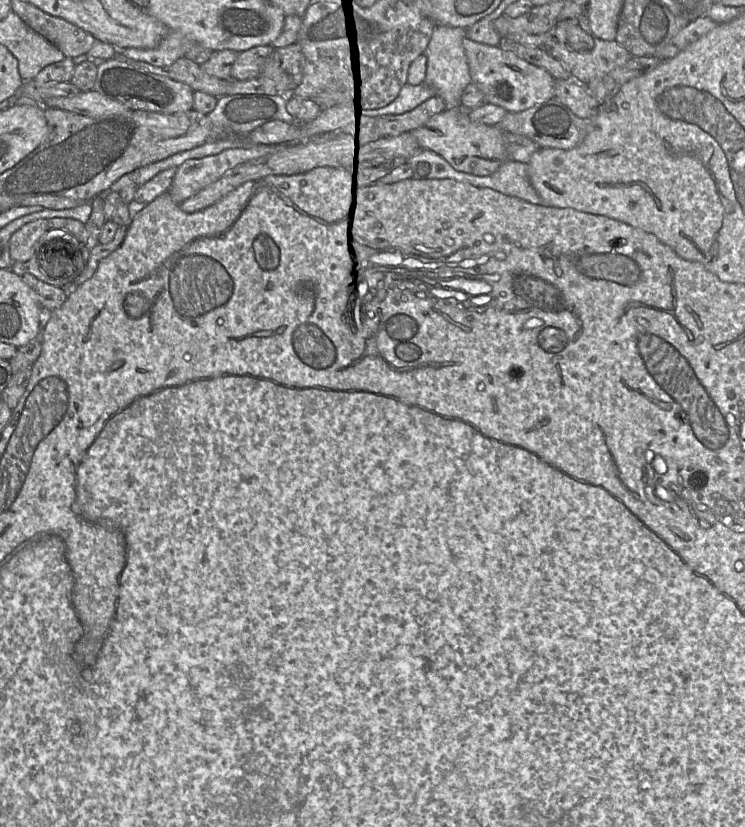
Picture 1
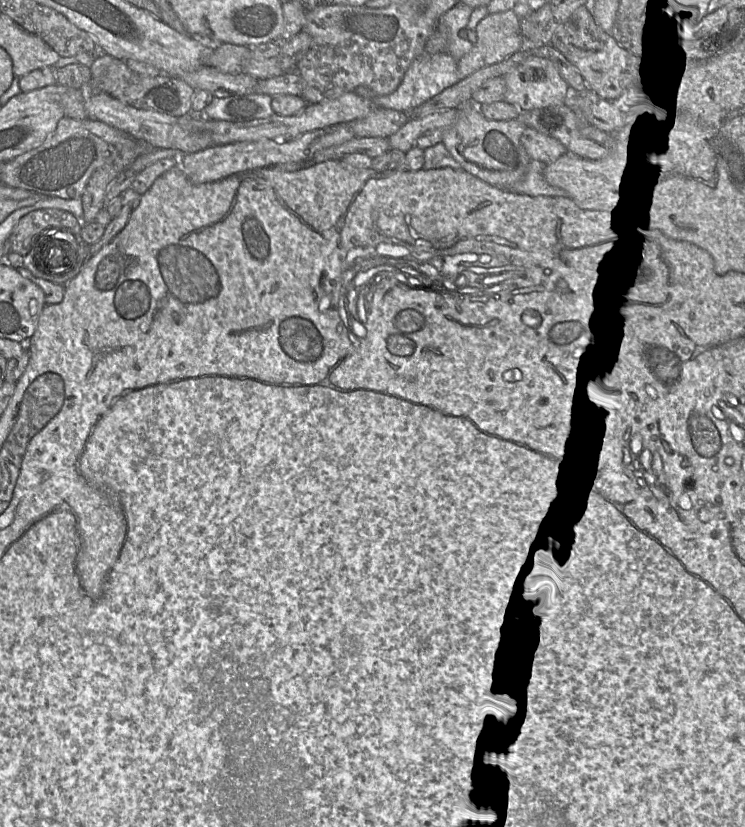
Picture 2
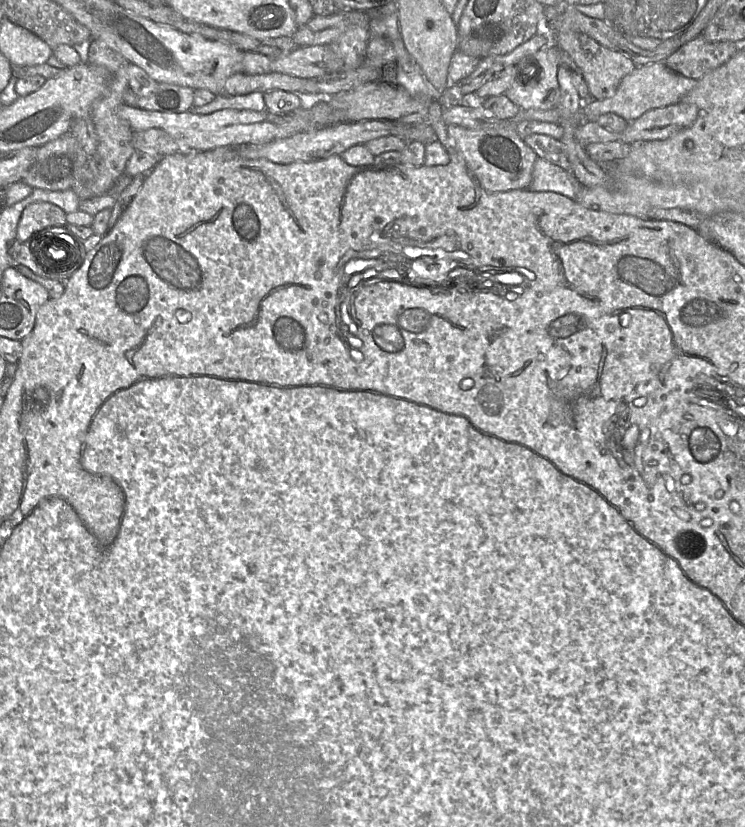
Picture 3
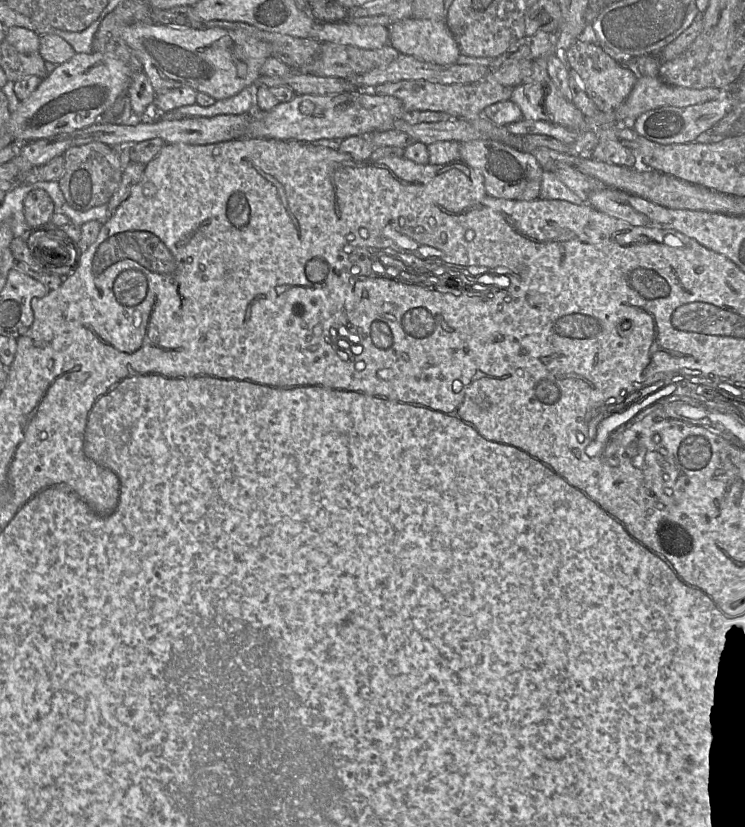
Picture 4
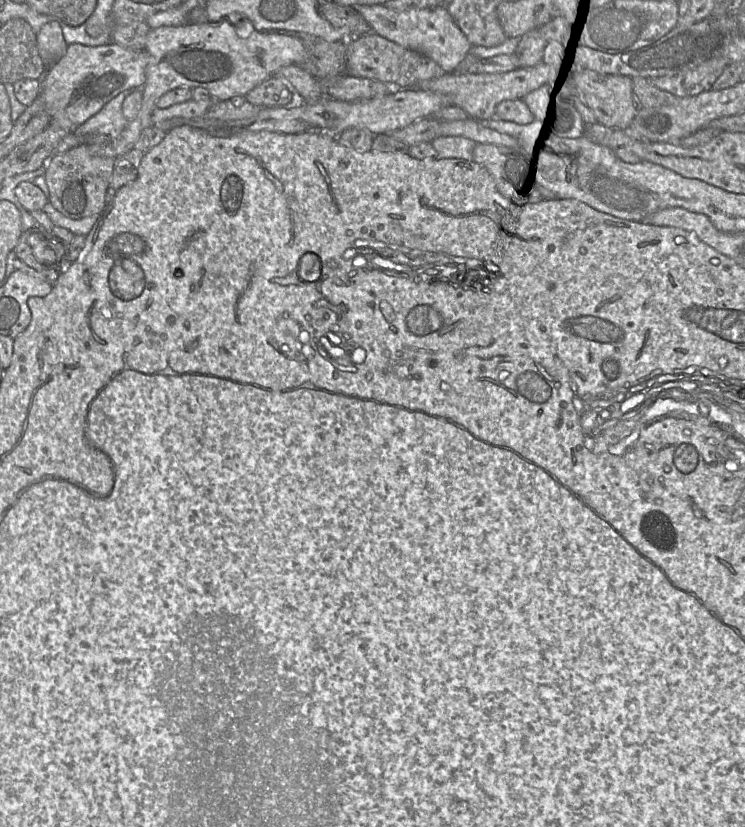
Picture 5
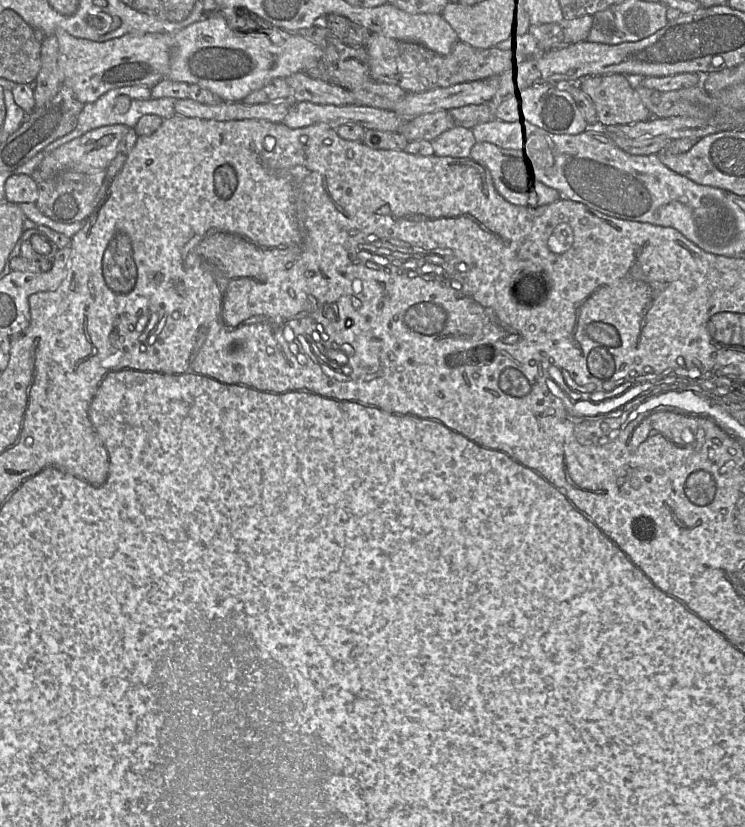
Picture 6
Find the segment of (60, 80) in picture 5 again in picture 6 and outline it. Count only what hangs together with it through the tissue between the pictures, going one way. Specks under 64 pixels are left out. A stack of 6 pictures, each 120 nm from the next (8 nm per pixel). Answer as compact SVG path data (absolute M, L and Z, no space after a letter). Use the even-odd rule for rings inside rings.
M57 28L64 73L64 85L70 87L82 104L93 103L107 91L125 86L151 88L167 78L173 48L173 37L165 33L129 33L105 42L76 38Z

